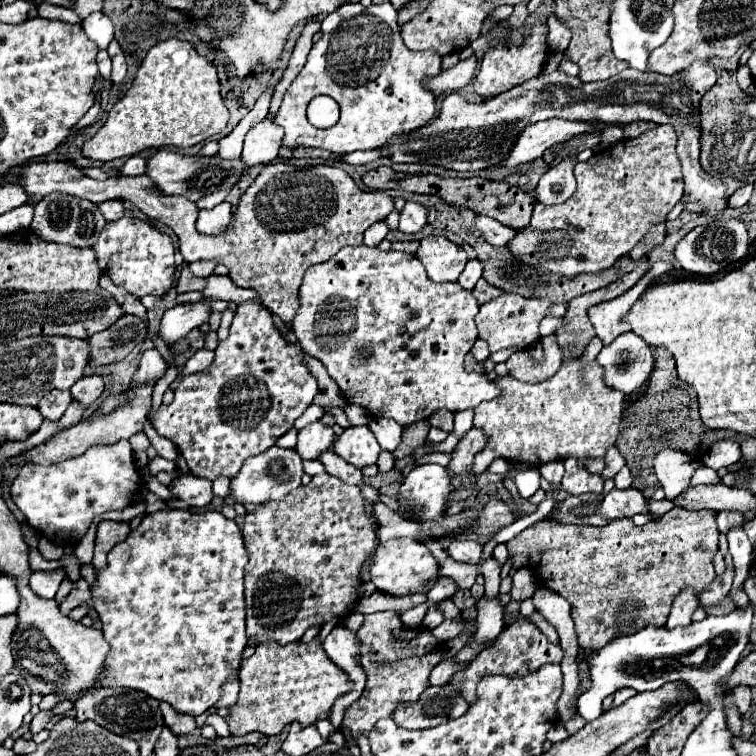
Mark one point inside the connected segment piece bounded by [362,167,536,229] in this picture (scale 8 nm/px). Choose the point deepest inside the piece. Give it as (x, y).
(510, 205)

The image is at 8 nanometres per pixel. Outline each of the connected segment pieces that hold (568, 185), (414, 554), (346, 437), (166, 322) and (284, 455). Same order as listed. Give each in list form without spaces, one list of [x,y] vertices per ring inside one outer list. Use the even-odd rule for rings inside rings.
[[[572,151],[568,157],[564,157],[558,165],[550,167],[538,181],[538,195],[536,199],[546,205],[564,203],[574,191],[576,191],[576,179],[574,179],[574,163],[576,163],[578,151]]]
[[[396,539],[378,545],[370,567],[370,575],[376,589],[388,595],[400,597],[400,595],[426,593],[426,587],[438,577],[438,563],[422,543],[414,539]]]
[[[368,425],[344,429],[344,433],[334,441],[332,449],[336,455],[358,469],[374,465],[380,455],[380,445]]]
[[[188,303],[188,305],[176,305],[172,309],[166,309],[158,327],[158,337],[164,343],[172,345],[180,341],[194,327],[206,323],[208,315],[210,309],[206,303]]]
[[[270,447],[268,451],[262,451],[260,455],[254,455],[244,461],[244,467],[240,467],[238,475],[230,479],[230,497],[240,505],[262,505],[266,501],[278,501],[300,485],[302,473],[302,459],[294,449]]]

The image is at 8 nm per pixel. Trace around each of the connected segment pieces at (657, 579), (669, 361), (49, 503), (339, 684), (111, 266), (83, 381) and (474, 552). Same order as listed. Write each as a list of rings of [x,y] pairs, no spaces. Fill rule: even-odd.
[[[674,507],[672,511],[648,521],[646,525],[634,525],[632,519],[624,517],[612,519],[612,523],[604,527],[542,519],[524,529],[506,545],[516,569],[528,565],[528,561],[534,567],[536,559],[540,581],[572,603],[578,645],[586,651],[596,651],[596,647],[604,647],[604,643],[610,643],[610,639],[616,639],[616,635],[632,635],[632,631],[640,631],[640,627],[648,625],[664,627],[672,601],[680,591],[692,589],[694,595],[706,591],[706,587],[716,577],[712,559],[718,553],[718,535],[720,531],[716,529],[716,511],[688,511],[684,507]]]
[[[660,347],[654,351],[654,371],[648,379],[648,385],[644,389],[644,393],[626,407],[624,411],[624,419],[620,423],[620,435],[616,439],[616,447],[620,451],[620,455],[626,459],[628,469],[632,471],[632,487],[636,487],[638,491],[642,491],[646,495],[646,499],[650,499],[654,495],[654,491],[660,487],[654,469],[652,469],[652,459],[656,457],[658,451],[662,451],[664,447],[672,447],[690,455],[698,455],[698,459],[702,459],[702,455],[706,453],[706,449],[712,447],[712,443],[716,443],[718,439],[732,439],[732,441],[744,441],[744,435],[736,435],[732,431],[710,431],[704,427],[704,423],[700,421],[698,415],[698,403],[696,403],[696,393],[692,387],[684,385],[678,375],[676,375],[676,365],[672,355]]]
[[[128,441],[92,445],[84,455],[52,463],[26,463],[12,481],[10,493],[28,523],[48,541],[60,545],[78,545],[88,533],[92,519],[106,511],[122,511],[142,491],[142,477],[134,463],[134,453]]]
[[[274,641],[258,643],[254,655],[248,657],[240,669],[238,703],[230,707],[230,717],[226,719],[230,733],[246,735],[260,731],[264,735],[278,735],[292,721],[298,721],[300,725],[312,725],[318,719],[326,719],[334,701],[352,689],[352,681],[346,675],[328,675],[328,663],[332,661],[318,641],[290,643],[288,647],[280,647]],[[294,669],[302,669],[302,677],[294,679]]]
[[[122,217],[106,223],[96,245],[92,247],[102,275],[108,275],[114,285],[126,289],[134,297],[166,295],[174,285],[174,245],[172,239],[142,219]]]
[[[84,375],[70,389],[72,397],[78,399],[84,407],[90,407],[102,395],[102,391],[104,391],[104,381],[100,375]]]
[[[450,539],[450,545],[446,547],[446,553],[456,561],[478,563],[480,555],[482,555],[482,545],[474,543],[474,541],[466,541],[466,539]]]

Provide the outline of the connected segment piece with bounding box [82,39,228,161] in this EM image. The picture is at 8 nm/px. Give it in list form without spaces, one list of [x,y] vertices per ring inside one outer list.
[[[168,39],[146,53],[132,89],[114,103],[100,131],[84,143],[82,155],[94,161],[112,161],[150,147],[192,147],[220,133],[226,123],[228,109],[220,97],[216,67],[200,57],[188,41]]]

